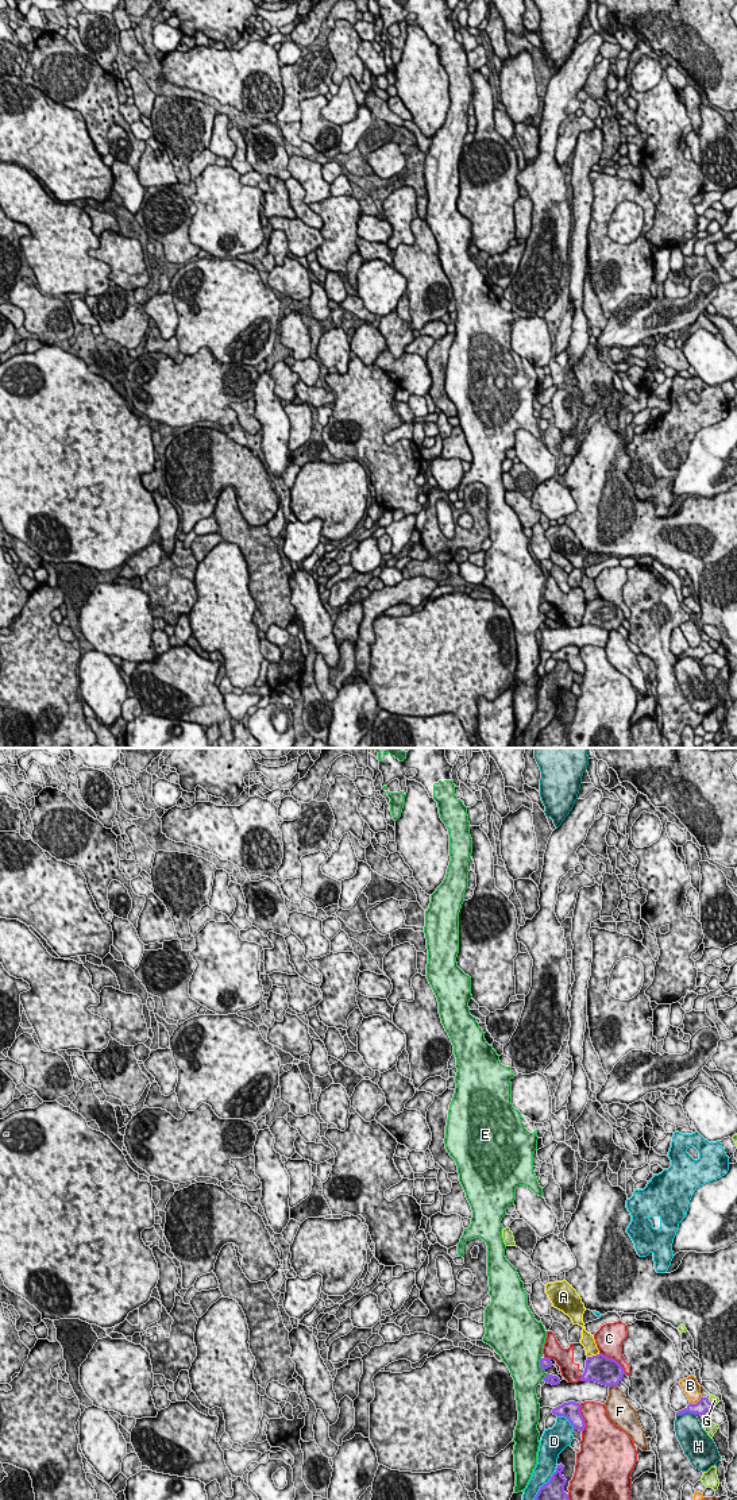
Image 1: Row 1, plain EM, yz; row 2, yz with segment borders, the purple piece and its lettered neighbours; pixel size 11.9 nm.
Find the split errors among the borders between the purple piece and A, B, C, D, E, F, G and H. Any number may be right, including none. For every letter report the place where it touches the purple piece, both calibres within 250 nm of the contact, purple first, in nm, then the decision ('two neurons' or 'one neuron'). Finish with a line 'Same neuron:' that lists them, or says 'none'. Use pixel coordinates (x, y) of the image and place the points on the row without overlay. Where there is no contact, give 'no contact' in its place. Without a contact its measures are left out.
A: contact yz (593, 600); calibres 320 and 160 nm; two neurons
B: contact yz (697, 647); calibres 160 and 200 nm; two neurons
C: contact yz (614, 604); calibres 320 and 340 nm; two neurons
D: contact yz (567, 662); calibres 220 and 300 nm; two neurons
E: contact yz (540, 609); calibres 130 and 440 nm; two neurons
F: contact yz (613, 628); calibres 320 and 260 nm; two neurons
G: contact yz (710, 647); calibres 160 and 100 nm; two neurons
H: contact yz (686, 656); calibres 160 and 320 nm; two neurons
Same neuron: none

